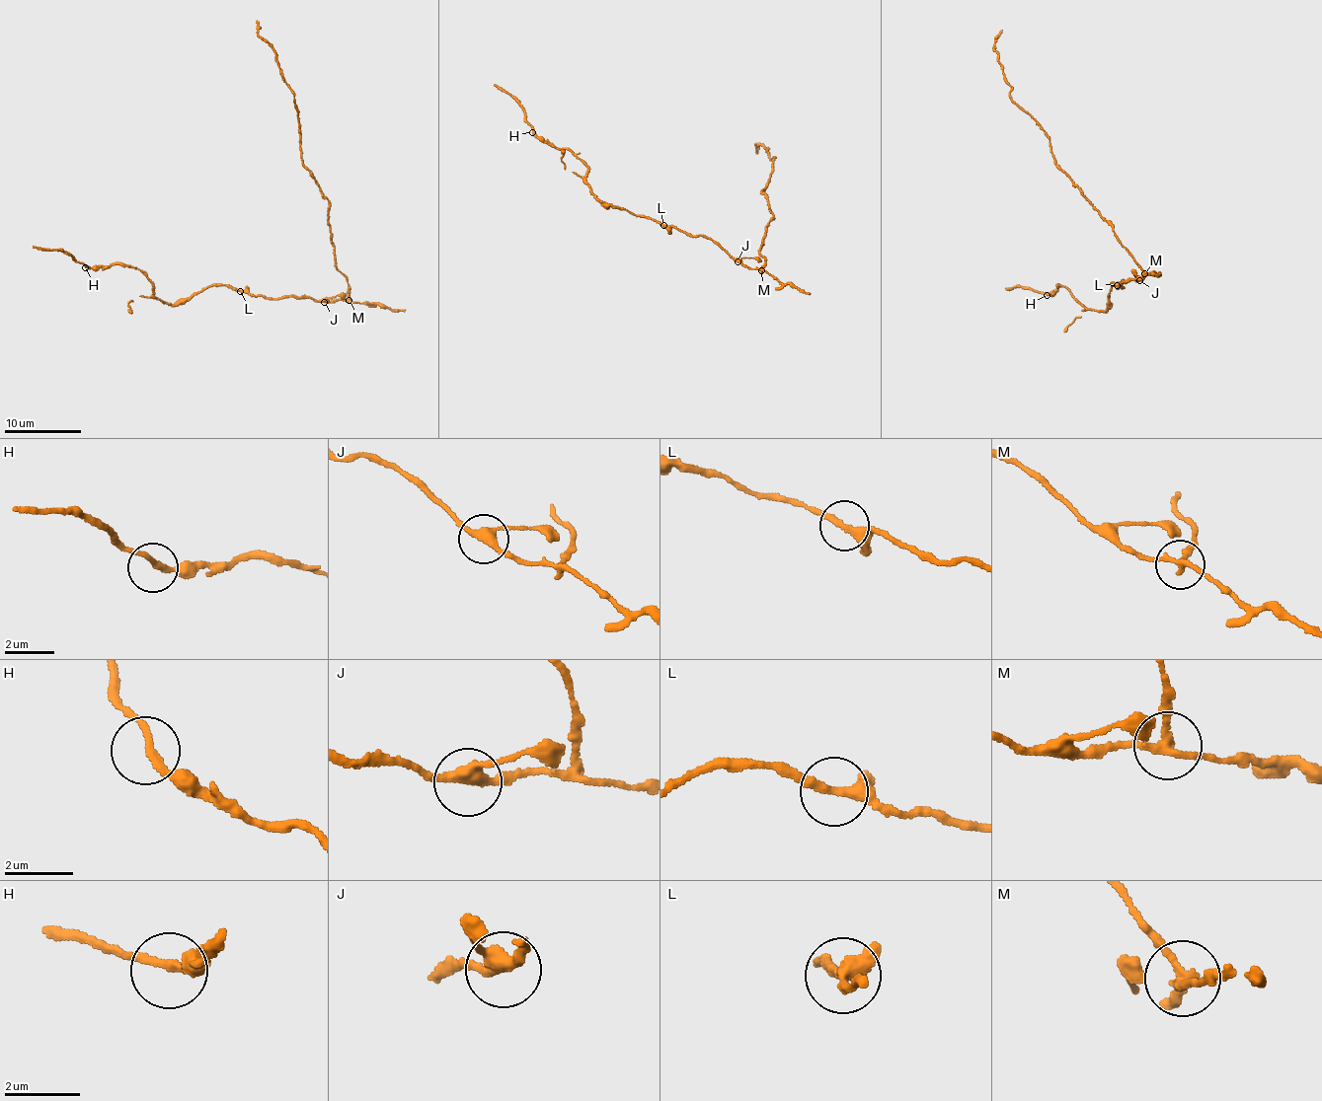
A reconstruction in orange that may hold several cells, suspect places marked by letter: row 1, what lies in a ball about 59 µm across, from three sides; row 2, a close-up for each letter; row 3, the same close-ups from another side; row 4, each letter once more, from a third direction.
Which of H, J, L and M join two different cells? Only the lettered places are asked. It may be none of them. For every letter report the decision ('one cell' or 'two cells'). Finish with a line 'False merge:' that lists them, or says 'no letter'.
H: one cell
J: one cell
L: one cell
M: two cells
False merge: M

